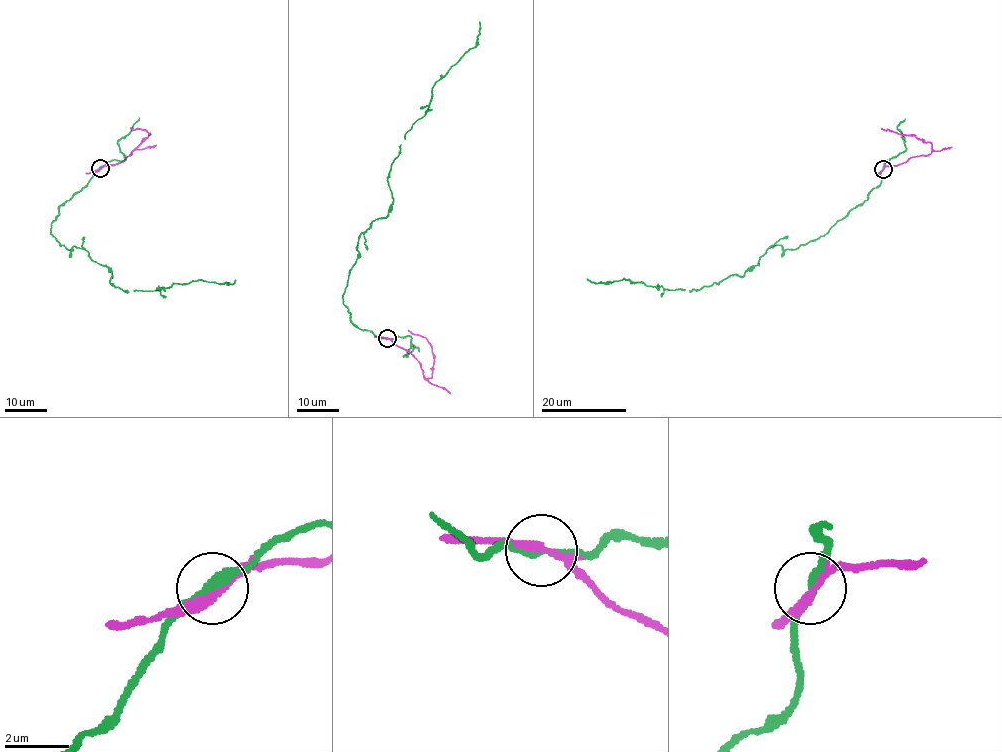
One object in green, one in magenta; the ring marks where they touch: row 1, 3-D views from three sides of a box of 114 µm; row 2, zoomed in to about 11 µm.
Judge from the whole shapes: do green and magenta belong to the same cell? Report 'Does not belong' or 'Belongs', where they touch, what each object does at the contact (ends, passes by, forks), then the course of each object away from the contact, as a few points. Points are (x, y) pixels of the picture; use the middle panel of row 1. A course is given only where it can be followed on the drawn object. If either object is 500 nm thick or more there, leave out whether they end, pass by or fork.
Does not belong. Place: (387, 338). At the ring green passes by. At the ring magenta passes by. Course of green: (387, 338), (352, 322), (343, 303), (359, 236), (389, 213), (392, 161), (433, 85), (476, 46), (479, 21). Course of magenta: (387, 338), (411, 353), (420, 364), (423, 375), (430, 378), (434, 358), (432, 345), (424, 337), (408, 330)

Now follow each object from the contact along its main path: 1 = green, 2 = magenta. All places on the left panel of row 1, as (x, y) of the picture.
1: (99, 168), (59, 207), (51, 224), (60, 244), (87, 251), (108, 266), (111, 285), (127, 292), (235, 279)
2: (99, 168), (121, 163), (150, 133), (130, 127)

